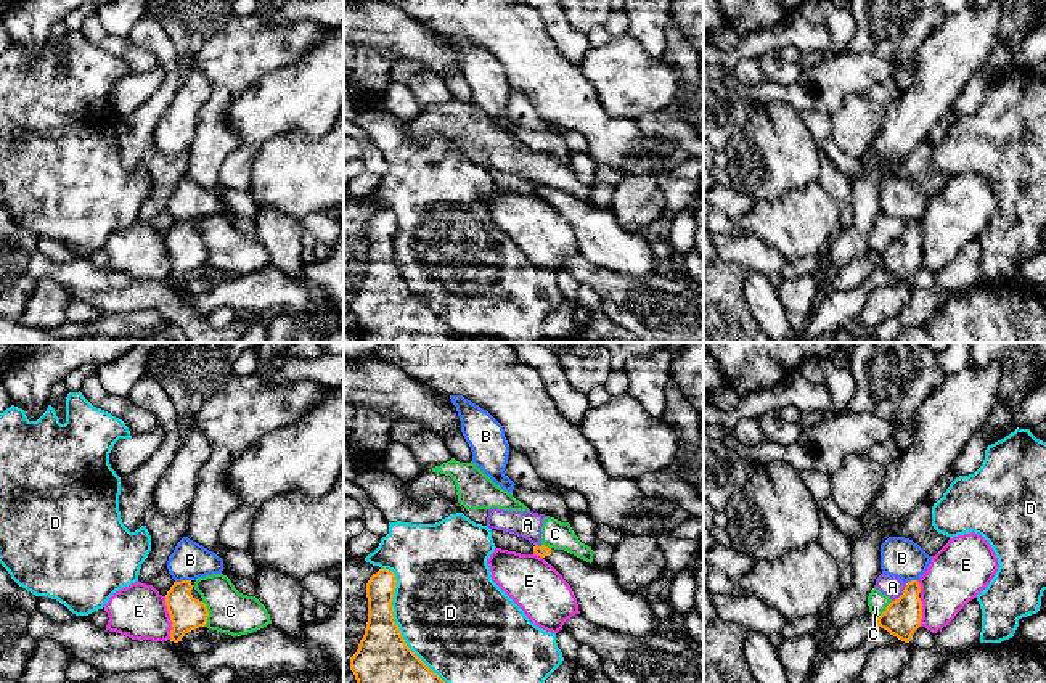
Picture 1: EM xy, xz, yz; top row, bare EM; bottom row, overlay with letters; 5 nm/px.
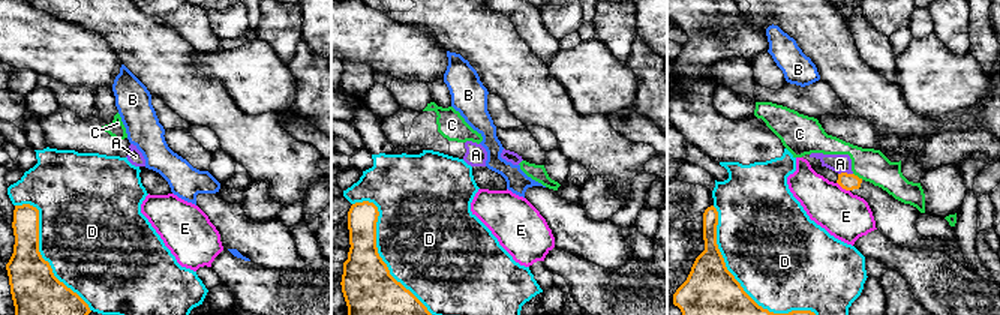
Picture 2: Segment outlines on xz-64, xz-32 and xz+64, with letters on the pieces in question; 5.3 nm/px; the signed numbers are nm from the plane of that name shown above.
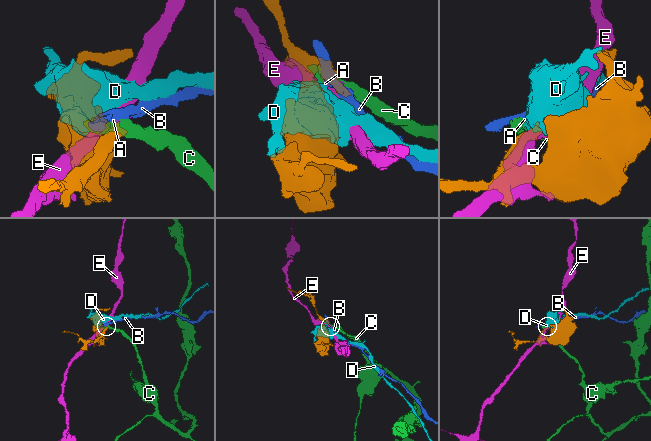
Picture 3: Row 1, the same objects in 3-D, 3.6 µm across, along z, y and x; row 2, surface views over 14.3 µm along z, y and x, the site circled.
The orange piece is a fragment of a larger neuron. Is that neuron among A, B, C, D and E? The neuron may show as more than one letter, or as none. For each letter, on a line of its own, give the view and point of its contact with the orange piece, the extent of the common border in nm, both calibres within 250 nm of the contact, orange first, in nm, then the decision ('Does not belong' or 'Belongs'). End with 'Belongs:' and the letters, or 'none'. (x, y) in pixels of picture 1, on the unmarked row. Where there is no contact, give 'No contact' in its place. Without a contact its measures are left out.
A: Touches orange at yz (903, 233). Shared border 120 nm. Thickness 190 nm (orange) against 110 nm. Does not belong
B: Touches orange at xy (182, 220). Shared border 80 nm. Thickness 170 nm (orange) against 190 nm. Does not belong
C: Touches orange at xy (208, 254). Shared border 130 nm. Thickness 170 nm (orange) against 220 nm. Does not belong
D: Touches orange at xz (399, 269). Shared border 750 nm. Thickness 340 nm (orange) against 500 nm. Does not belong
E: Touches orange at xy (171, 257). Shared border 220 nm. Thickness 170 nm (orange) against 280 nm. Does not belong
Belongs: none

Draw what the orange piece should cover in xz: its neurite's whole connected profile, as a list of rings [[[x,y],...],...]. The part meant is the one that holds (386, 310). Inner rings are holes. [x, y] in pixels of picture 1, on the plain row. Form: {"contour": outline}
{"contour": [[[379,209],[366,223],[368,262],[358,289],[350,297],[360,342],[456,342],[455,329],[407,286],[394,260],[395,227],[395,214],[389,209]]]}

